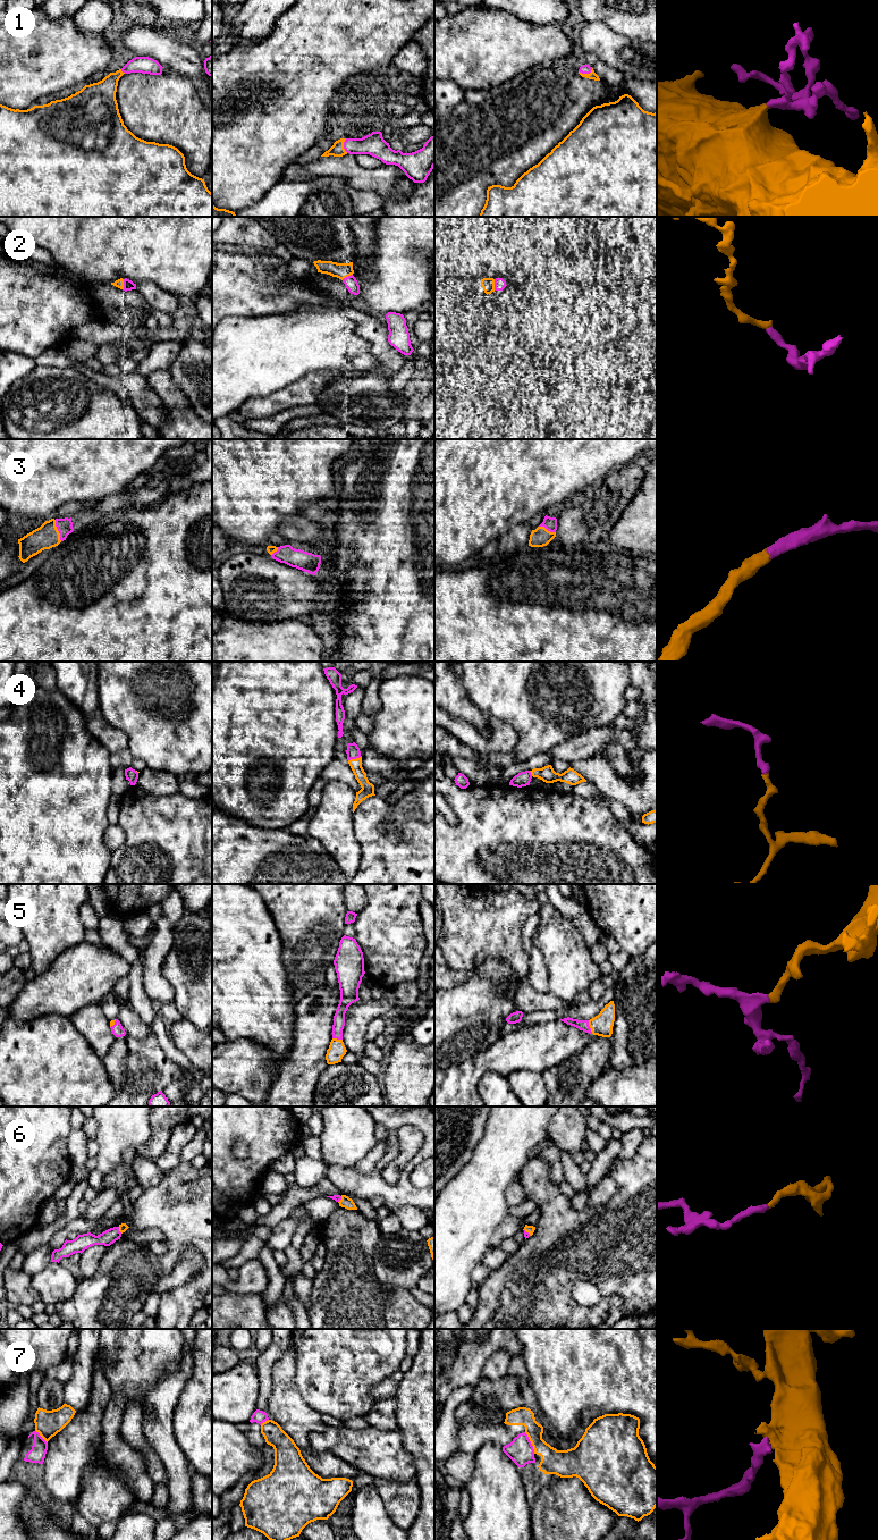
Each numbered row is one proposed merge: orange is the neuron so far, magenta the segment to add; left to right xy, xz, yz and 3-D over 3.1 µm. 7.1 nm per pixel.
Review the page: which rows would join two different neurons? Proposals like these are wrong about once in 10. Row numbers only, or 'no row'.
no row

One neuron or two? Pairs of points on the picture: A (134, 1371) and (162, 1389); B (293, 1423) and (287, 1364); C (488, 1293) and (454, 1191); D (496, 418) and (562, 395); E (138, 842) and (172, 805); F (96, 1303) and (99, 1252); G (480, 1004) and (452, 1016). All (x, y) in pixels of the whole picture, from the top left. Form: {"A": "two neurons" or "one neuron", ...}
{"A": "two neurons", "B": "one neuron", "C": "two neurons", "D": "two neurons", "E": "one neuron", "F": "two neurons", "G": "one neuron"}

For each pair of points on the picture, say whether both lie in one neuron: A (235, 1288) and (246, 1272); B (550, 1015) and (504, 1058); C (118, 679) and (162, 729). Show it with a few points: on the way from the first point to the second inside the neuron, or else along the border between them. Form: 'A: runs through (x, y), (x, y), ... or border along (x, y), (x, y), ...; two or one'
A: runs through (238, 1285), (246, 1276); one
B: border along (558, 1018), (551, 1021), (521, 1026), (515, 1029); two
C: runs through (131, 691), (155, 716); one

